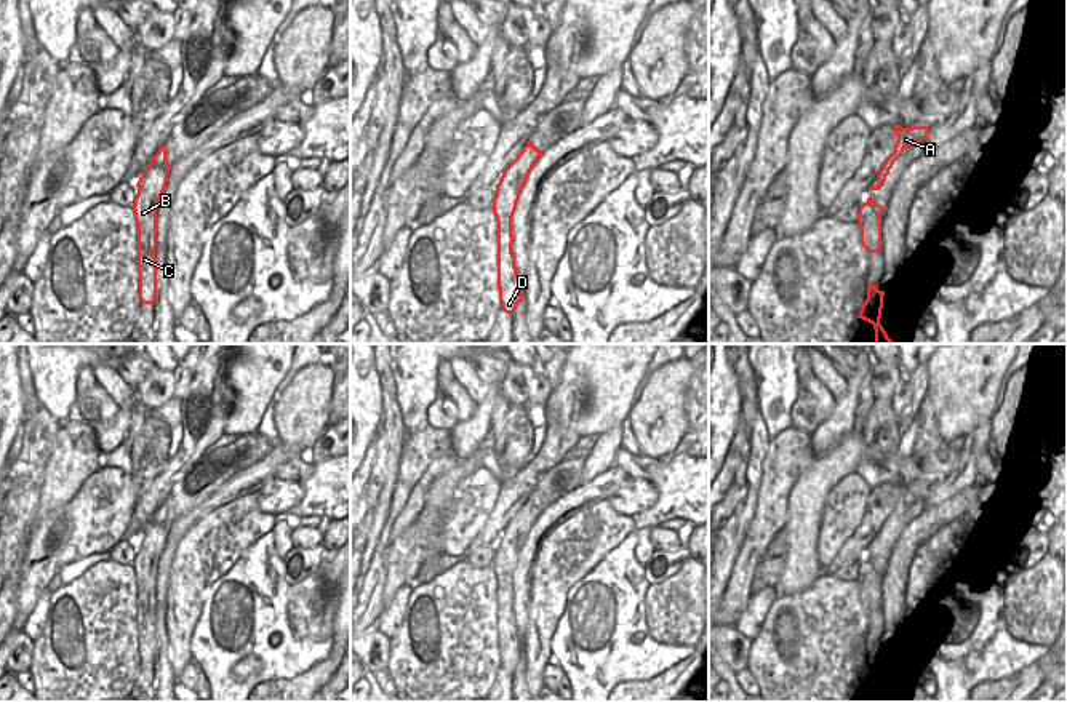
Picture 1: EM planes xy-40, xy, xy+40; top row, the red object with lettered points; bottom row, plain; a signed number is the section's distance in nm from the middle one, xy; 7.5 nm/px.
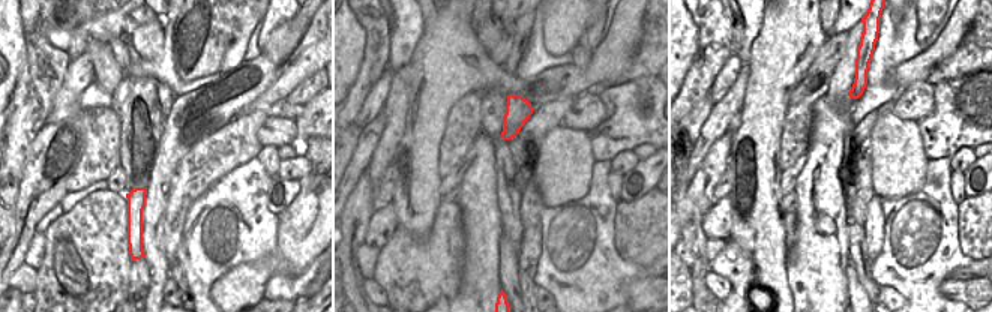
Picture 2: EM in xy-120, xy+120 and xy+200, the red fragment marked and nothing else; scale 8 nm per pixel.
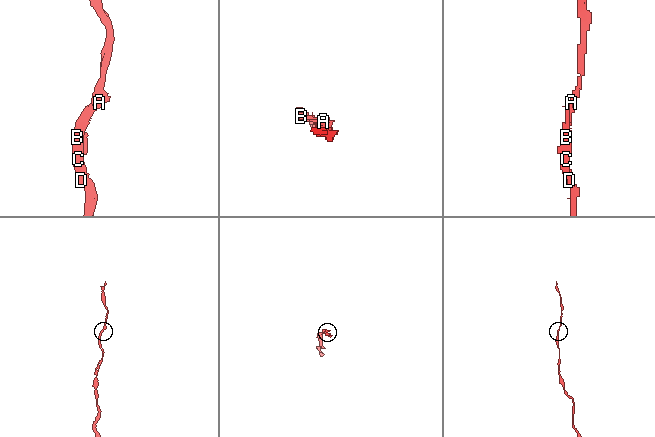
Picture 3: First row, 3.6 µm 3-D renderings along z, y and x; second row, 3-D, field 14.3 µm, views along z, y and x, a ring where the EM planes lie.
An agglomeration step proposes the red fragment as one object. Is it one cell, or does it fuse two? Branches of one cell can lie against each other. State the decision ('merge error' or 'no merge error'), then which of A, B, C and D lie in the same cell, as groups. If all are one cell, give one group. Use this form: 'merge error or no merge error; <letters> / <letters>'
no merge error; A B C D

